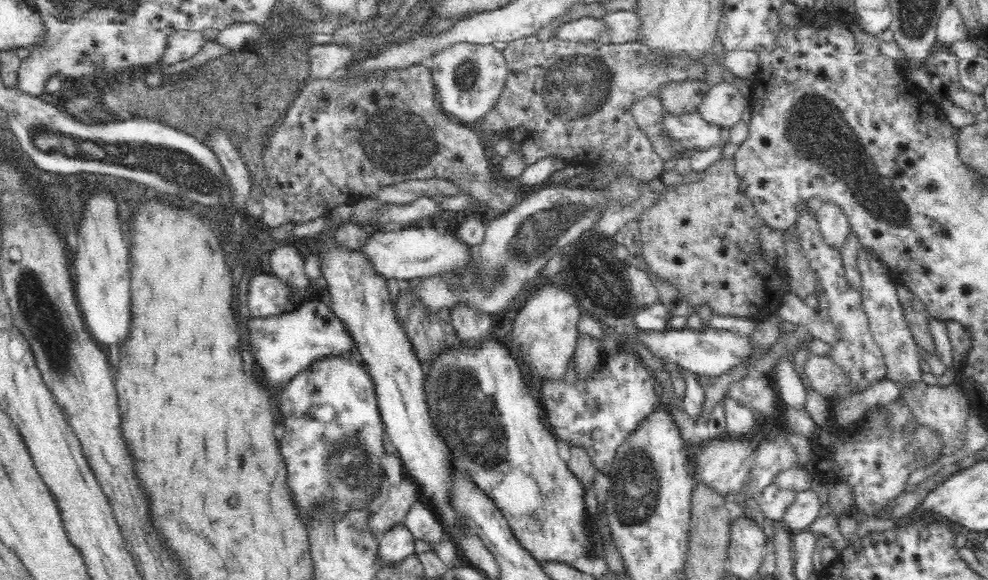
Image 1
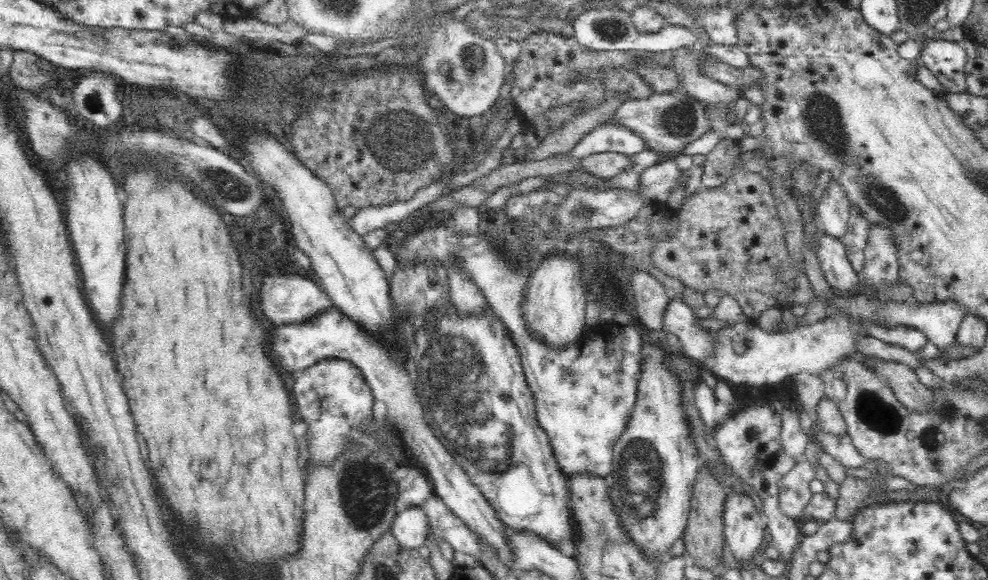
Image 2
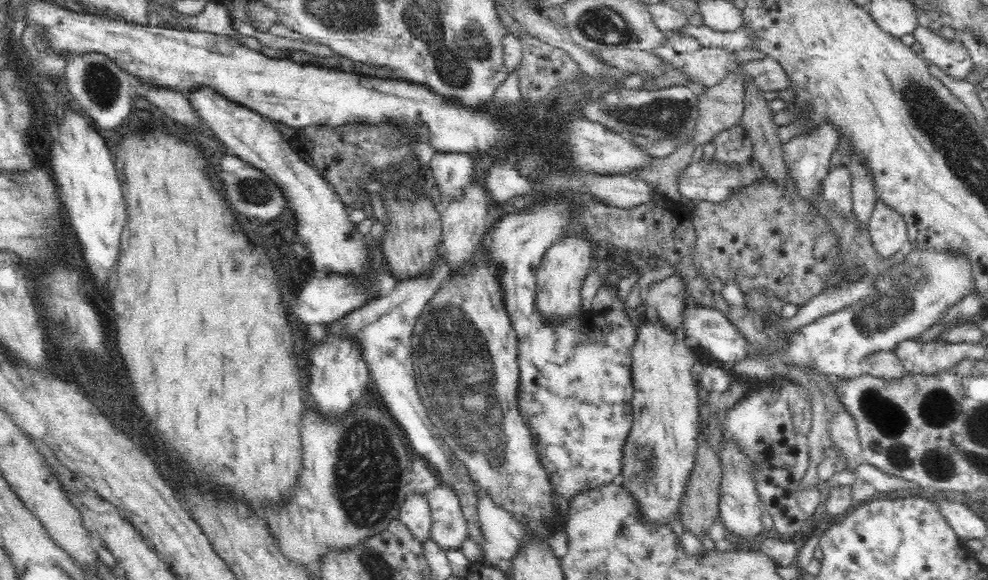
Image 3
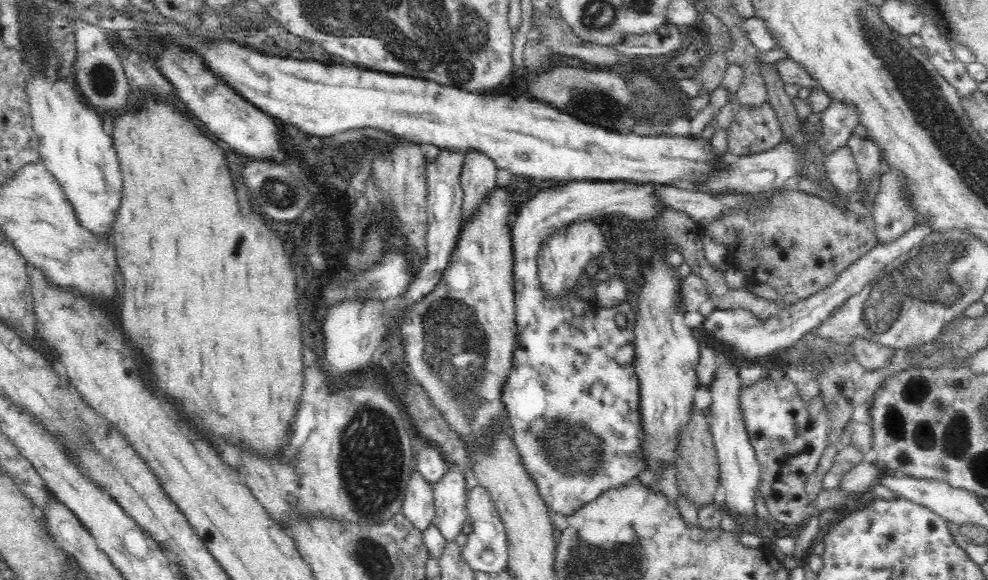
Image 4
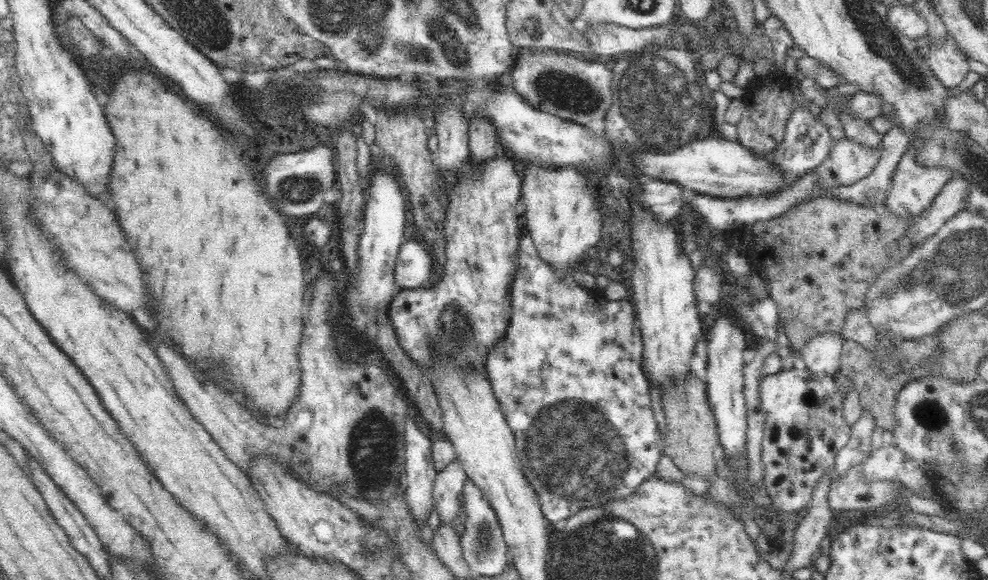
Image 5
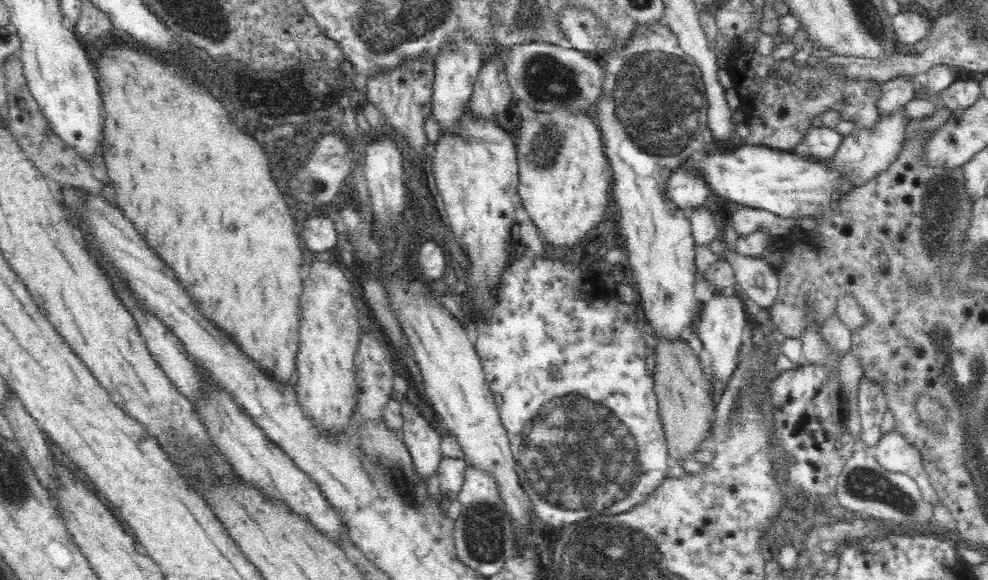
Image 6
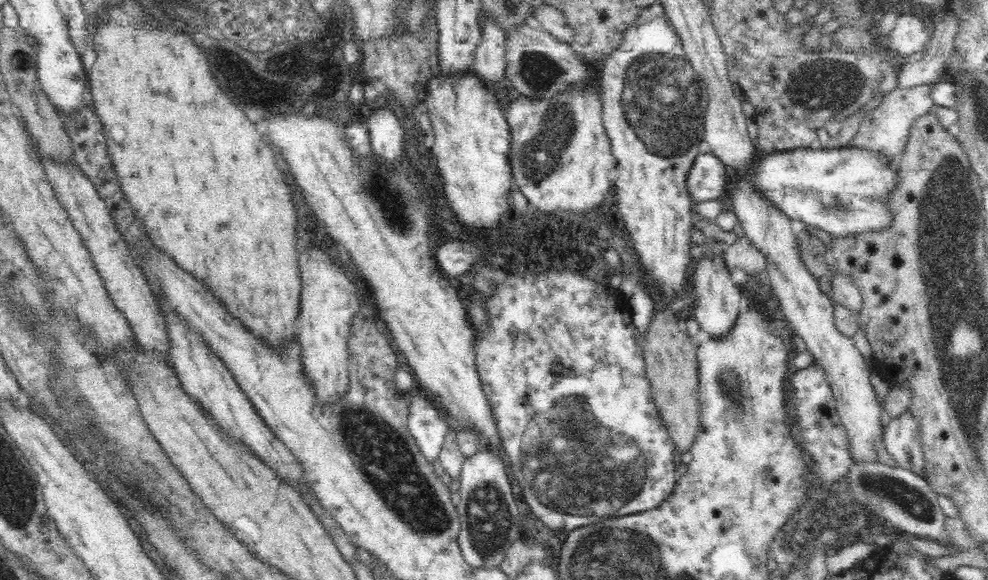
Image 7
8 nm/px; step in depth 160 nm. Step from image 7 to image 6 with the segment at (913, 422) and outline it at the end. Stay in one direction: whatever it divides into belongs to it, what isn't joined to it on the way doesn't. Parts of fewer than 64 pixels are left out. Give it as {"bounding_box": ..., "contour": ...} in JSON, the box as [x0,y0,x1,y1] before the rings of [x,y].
{"bounding_box":[875,428,935,497],"contour":[[[895,428],[885,431],[875,449],[880,466],[909,474],[917,481],[924,496],[931,497],[935,494],[927,479],[922,453],[901,432]]]}

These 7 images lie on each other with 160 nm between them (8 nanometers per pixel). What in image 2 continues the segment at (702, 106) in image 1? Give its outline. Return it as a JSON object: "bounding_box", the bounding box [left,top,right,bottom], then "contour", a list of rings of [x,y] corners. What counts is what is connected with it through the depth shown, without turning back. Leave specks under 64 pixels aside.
{"bounding_box":[670,44,741,107],"contour":[[[699,44],[693,48],[682,47],[670,51],[670,65],[677,74],[679,85],[688,95],[694,96],[705,107],[714,106],[714,102],[732,100],[741,95],[739,90],[712,78],[706,64],[719,61],[720,54],[736,52],[737,45]]]}

